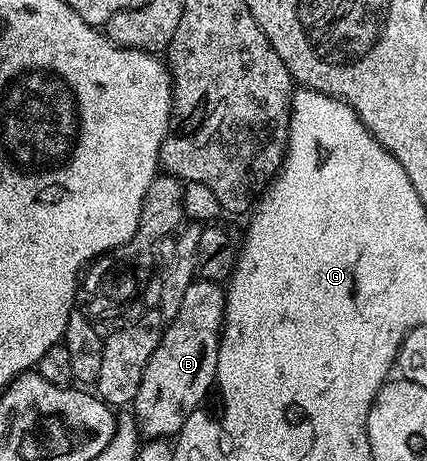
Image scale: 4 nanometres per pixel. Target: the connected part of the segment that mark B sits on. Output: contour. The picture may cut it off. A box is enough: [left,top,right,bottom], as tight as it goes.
[132,279,226,438]

